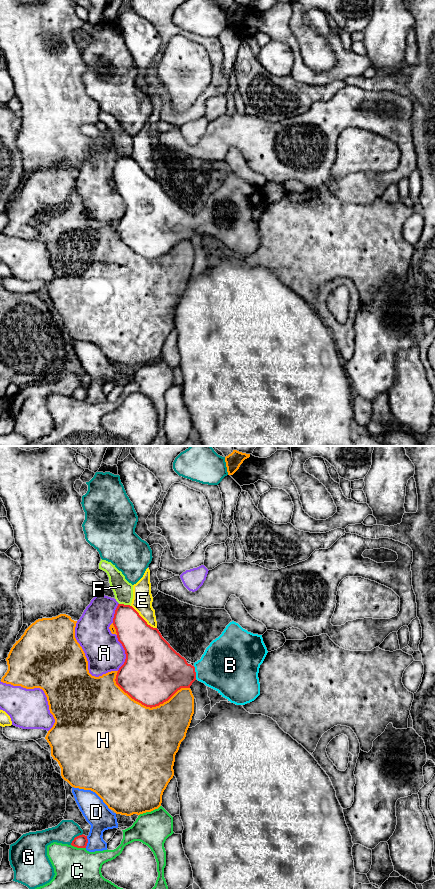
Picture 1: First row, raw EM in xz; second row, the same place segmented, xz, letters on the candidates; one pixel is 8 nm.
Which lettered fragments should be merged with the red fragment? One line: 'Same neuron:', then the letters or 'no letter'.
Same neuron: B

